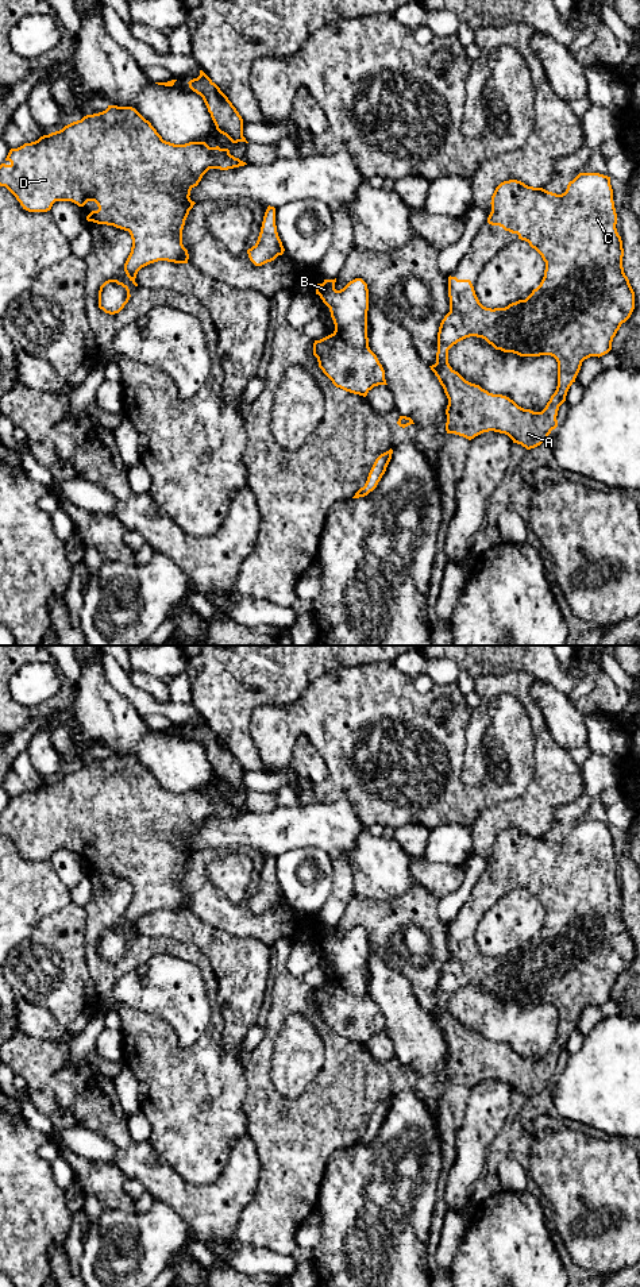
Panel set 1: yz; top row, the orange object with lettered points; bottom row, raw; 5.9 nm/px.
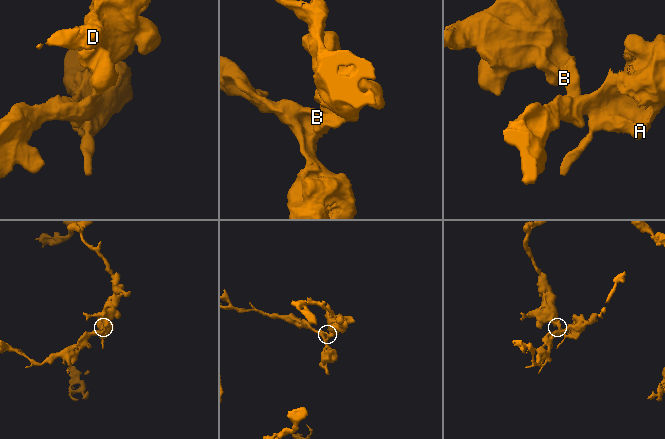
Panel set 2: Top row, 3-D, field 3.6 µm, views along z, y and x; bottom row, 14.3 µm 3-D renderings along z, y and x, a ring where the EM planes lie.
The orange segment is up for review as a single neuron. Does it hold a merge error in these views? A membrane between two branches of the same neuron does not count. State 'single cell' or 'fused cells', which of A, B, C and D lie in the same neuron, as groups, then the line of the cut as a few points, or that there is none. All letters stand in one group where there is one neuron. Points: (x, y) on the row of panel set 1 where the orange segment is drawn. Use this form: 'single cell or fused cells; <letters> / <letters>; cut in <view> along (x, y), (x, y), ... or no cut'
fused cells; A C / B D; cut in yz along (334, 332), (354, 347), (367, 346)

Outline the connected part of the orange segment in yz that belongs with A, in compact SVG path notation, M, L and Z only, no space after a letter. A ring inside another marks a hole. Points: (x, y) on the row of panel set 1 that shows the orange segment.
M579 173L562 194L509 180L496 188L490 204L487 223L528 242L545 262L544 277L525 300L491 309L479 303L470 280L450 275L450 312L440 323L436 363L429 367L448 398L447 434L471 440L494 431L531 450L540 446L558 427L559 406L566 401L582 362L612 350L613 338L635 309L635 292L622 267L624 248L616 228L610 177ZM470 336L482 338L496 350L520 357L554 357L558 362L558 386L545 408L541 412L524 409L509 397L489 393L455 371L448 363L448 350Z

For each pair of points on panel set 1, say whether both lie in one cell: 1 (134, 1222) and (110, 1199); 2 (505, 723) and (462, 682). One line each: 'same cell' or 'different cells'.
1: different cells
2: different cells

